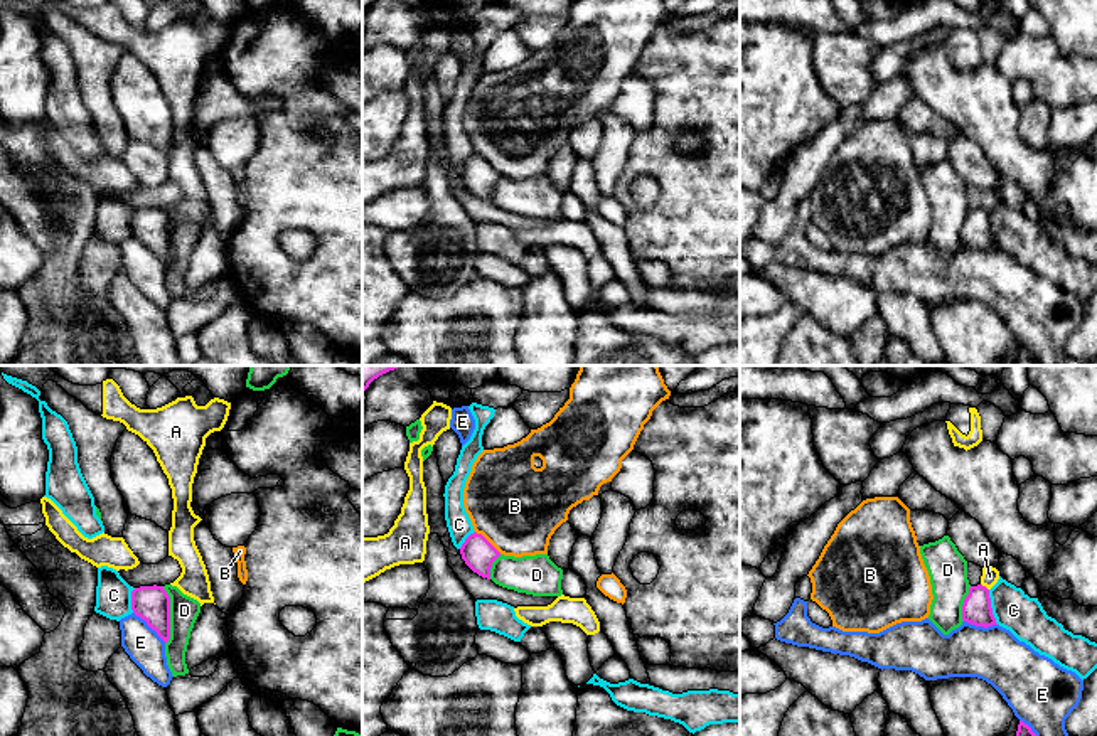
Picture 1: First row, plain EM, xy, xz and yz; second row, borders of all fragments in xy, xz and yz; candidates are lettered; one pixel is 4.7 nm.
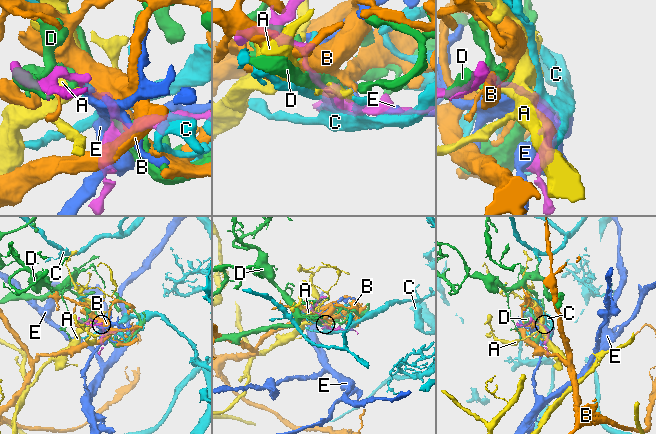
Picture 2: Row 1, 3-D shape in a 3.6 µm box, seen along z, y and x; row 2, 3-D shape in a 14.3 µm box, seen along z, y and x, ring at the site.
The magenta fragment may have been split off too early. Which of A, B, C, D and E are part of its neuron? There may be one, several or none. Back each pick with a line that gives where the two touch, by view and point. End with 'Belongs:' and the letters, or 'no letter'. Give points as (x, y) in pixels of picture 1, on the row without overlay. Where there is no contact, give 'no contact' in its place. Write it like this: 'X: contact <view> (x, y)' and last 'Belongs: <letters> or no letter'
Belongs: no letter

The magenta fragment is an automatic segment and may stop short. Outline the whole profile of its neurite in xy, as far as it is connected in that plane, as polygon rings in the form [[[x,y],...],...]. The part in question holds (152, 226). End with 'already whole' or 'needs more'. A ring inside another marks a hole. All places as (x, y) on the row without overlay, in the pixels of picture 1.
[[[140,209],[131,214],[131,232],[167,266],[170,261],[170,219],[163,209]]]; already whole

